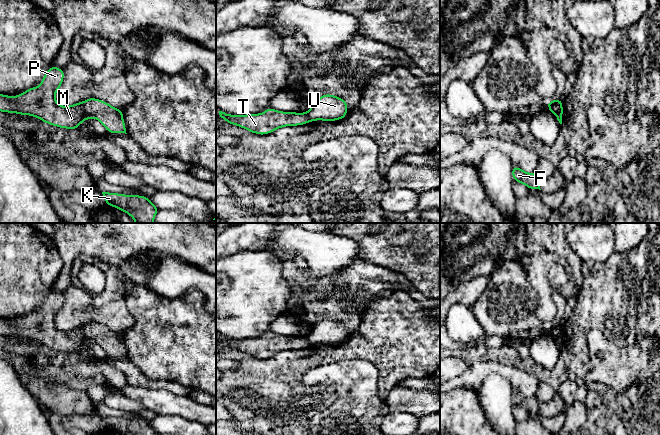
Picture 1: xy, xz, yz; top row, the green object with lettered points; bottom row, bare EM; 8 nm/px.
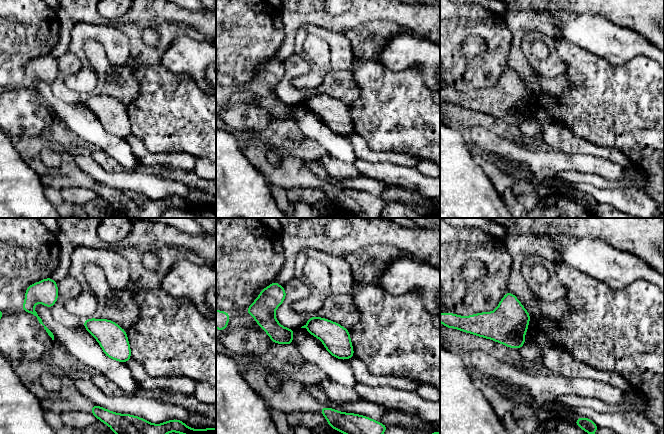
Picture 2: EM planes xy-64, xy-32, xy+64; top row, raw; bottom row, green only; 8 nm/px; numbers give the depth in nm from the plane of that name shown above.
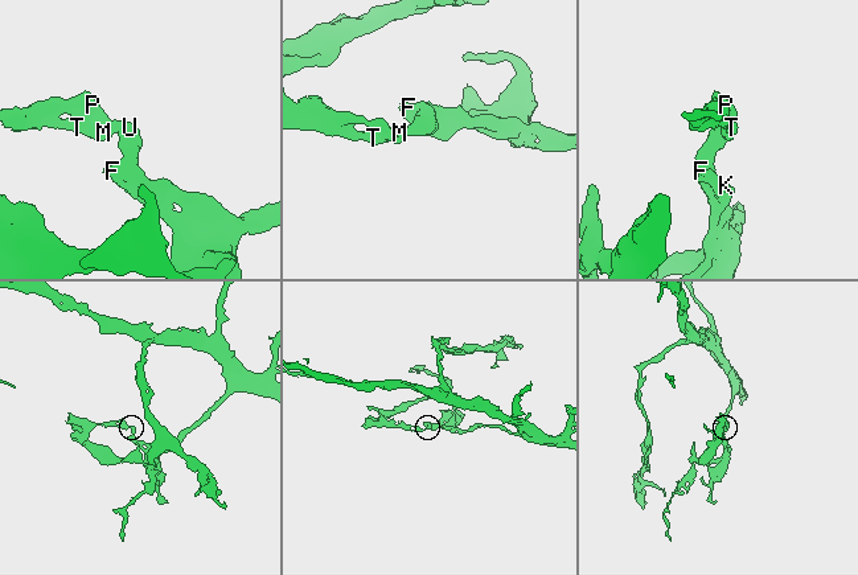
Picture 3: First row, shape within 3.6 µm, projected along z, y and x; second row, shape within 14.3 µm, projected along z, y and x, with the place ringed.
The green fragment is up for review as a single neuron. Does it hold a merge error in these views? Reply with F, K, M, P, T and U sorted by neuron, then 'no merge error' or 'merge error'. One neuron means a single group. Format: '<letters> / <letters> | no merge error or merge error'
F K U / M P T | merge error

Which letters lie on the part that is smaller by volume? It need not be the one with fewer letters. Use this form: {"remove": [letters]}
{"remove": ["M", "P", "T"]}

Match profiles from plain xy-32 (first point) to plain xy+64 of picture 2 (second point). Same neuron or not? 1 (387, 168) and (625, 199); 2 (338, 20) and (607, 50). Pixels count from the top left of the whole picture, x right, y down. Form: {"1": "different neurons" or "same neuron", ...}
{"1": "different neurons", "2": "different neurons"}

